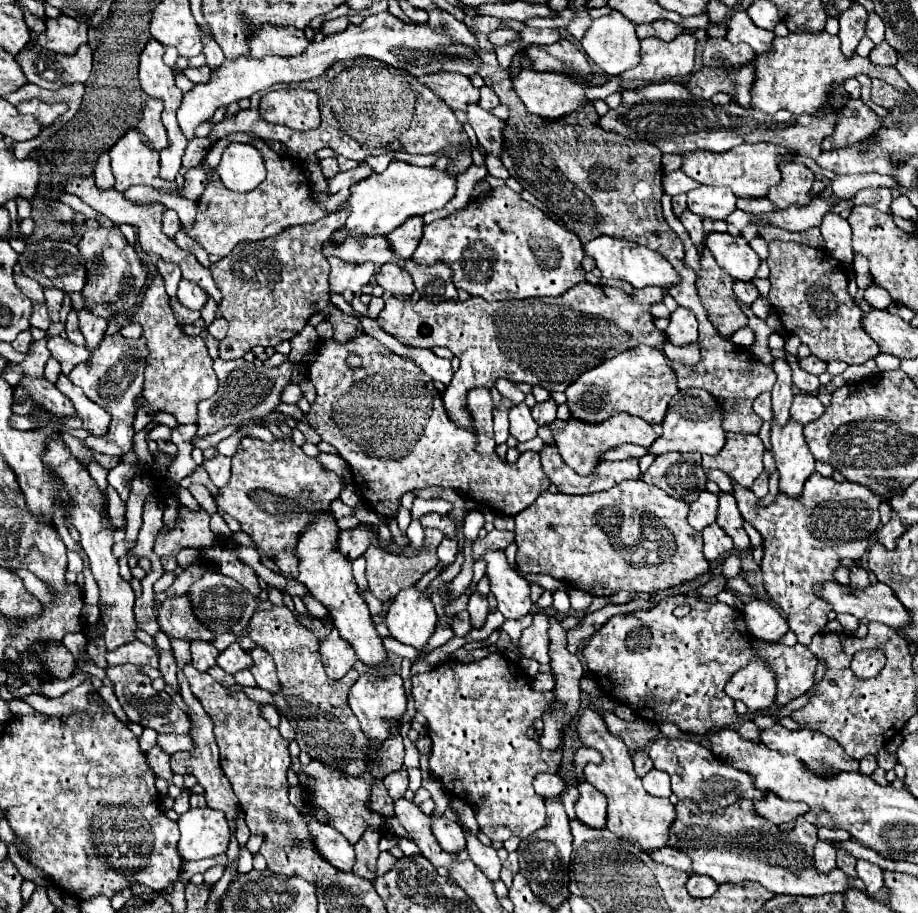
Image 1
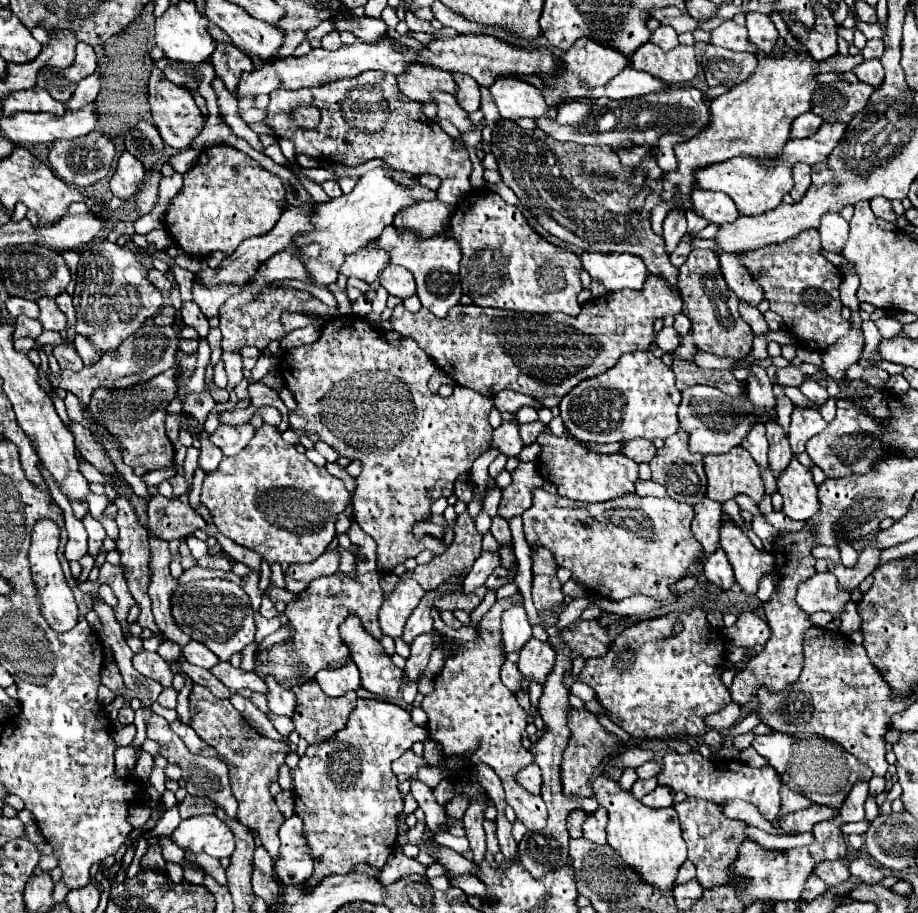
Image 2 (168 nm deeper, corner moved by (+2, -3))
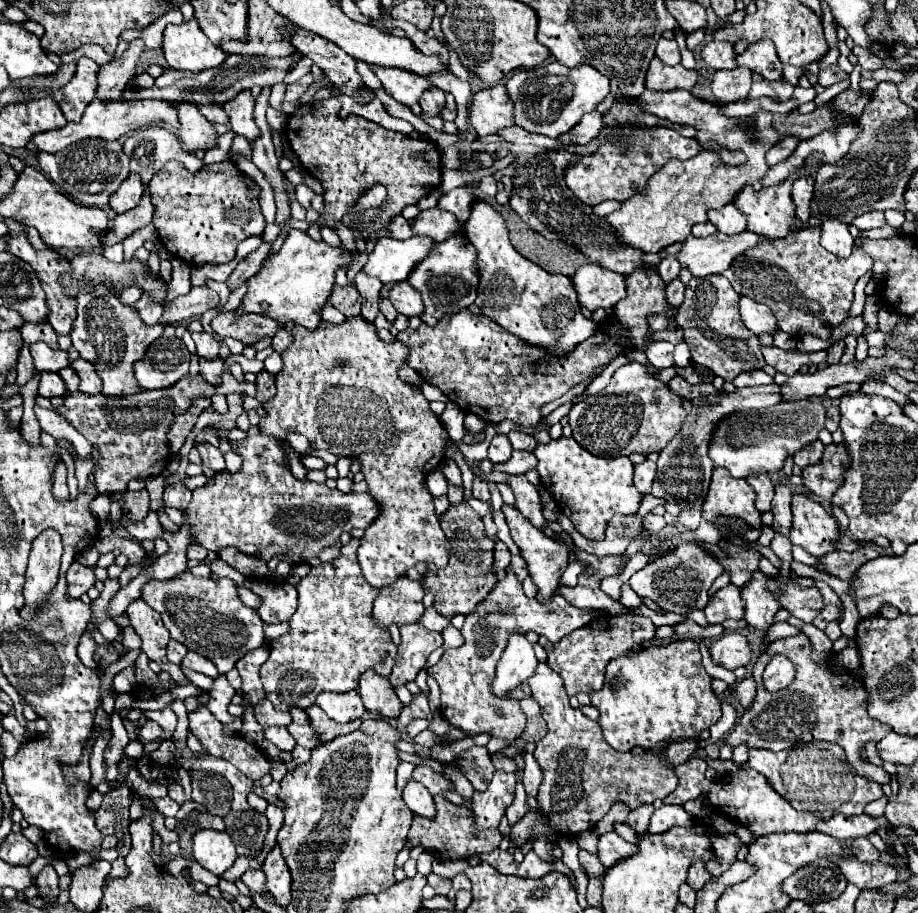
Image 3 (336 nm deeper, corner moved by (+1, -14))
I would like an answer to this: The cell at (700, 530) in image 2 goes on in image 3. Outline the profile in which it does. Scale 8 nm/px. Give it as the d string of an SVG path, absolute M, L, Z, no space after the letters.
M695 541L679 545L675 551L671 551L663 559L659 557L653 563L649 563L645 569L637 571L629 579L631 589L637 595L655 601L663 611L683 613L679 611L681 607L683 609L705 609L709 601L709 589L713 581L723 573L723 567L719 567L719 563L715 563L715 559L711 559L707 551L703 553L701 549L703 547L695 547Z

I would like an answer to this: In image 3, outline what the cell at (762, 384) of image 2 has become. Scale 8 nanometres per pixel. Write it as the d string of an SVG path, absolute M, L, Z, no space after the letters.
M763 369L759 371L747 371L743 375L739 375L735 381L735 387L747 387L747 385L767 385L773 383L773 377L767 375Z

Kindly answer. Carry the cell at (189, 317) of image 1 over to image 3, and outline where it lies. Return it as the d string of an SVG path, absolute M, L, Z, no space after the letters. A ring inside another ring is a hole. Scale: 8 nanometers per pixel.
M223 373L222 383L218 386L209 385L205 382L201 375L196 377L183 377L179 383L175 383L169 389L157 389L157 391L143 391L139 395L129 395L127 399L107 399L107 395L83 395L81 391L77 391L75 395L65 395L65 399L61 401L61 405L53 407L57 415L61 415L63 419L67 419L79 433L83 433L87 437L87 441L91 445L95 445L99 449L99 469L95 471L95 481L97 487L103 495L113 495L119 491L127 489L127 483L131 479L149 479L149 477L157 477L163 473L163 469L169 463L169 447L167 447L167 429L171 427L173 419L181 413L185 413L185 409L191 405L193 397L205 395L212 397L215 394L228 394L235 392L243 392L249 396L255 397L256 387L254 383L247 381L239 382L231 374ZM127 429L143 429L141 435L141 451L145 451L143 455L143 465L137 465L135 457L129 455L127 451Z

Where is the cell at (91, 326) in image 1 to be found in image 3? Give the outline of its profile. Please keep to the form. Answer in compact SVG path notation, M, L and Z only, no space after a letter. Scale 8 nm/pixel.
M77 359L71 363L71 369L79 375L81 383L79 383L79 391L87 393L87 395L97 395L101 393L101 383L99 383L99 375L95 371L95 367L91 367L91 363L87 363L85 359Z

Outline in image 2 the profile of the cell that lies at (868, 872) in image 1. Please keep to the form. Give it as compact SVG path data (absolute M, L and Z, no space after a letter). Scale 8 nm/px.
M856 858L856 860L852 860L852 864L850 864L850 872L852 872L852 876L860 878L860 880L866 882L866 884L878 884L878 882L884 878L882 870L880 870L878 866L870 864L870 862L864 860L864 858Z

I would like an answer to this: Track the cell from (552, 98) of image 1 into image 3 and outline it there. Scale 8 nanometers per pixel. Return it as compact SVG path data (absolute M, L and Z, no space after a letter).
M495 85L473 95L469 109L469 125L479 137L497 133L499 129L513 125L511 99L507 99L503 85Z

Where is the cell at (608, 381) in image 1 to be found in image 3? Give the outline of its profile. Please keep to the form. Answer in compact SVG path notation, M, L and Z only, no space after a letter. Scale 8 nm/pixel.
M627 363L613 373L611 383L599 395L591 395L573 407L569 413L569 425L573 429L573 439L599 457L659 453L683 425L687 411L681 401L683 399L665 383L647 375L643 365Z

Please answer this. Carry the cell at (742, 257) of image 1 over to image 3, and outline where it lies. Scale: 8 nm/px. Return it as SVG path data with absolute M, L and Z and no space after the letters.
M741 297L741 319L743 319L745 327L749 331L753 331L755 335L761 335L761 333L773 335L773 333L779 331L777 319L767 309L767 305L759 305L759 303L755 303L753 299L747 299L747 297Z

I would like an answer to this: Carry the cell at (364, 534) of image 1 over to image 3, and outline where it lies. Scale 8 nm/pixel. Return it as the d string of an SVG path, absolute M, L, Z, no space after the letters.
M245 579L243 585L261 597L257 613L265 623L283 623L289 621L291 615L295 613L297 591L291 583L287 581L263 583L257 579Z

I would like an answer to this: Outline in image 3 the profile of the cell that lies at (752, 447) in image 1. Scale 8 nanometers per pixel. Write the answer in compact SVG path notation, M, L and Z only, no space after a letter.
M715 467L703 503L703 519L719 525L721 517L739 519L751 529L761 527L761 515L755 511L755 491L751 491L751 485L745 479L733 479L723 467Z

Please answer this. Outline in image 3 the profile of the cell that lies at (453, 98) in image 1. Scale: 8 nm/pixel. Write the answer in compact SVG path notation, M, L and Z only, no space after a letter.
M371 65L371 71L377 75L383 89L393 99L411 107L411 111L416 116L422 113L419 95L423 95L423 91L427 91L427 87L431 87L431 81L427 77L415 75L411 71L403 71L399 67L381 67L381 65Z

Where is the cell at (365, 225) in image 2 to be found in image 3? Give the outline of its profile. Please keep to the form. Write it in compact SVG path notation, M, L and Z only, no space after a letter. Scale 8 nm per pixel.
M293 229L281 249L275 251L269 261L265 261L263 269L247 281L249 289L237 311L237 317L255 313L271 317L283 325L293 321L295 325L303 325L313 331L321 323L321 309L331 295L337 267L343 263L349 267L351 261L353 255L347 249L335 249L325 241L315 243L307 233Z

